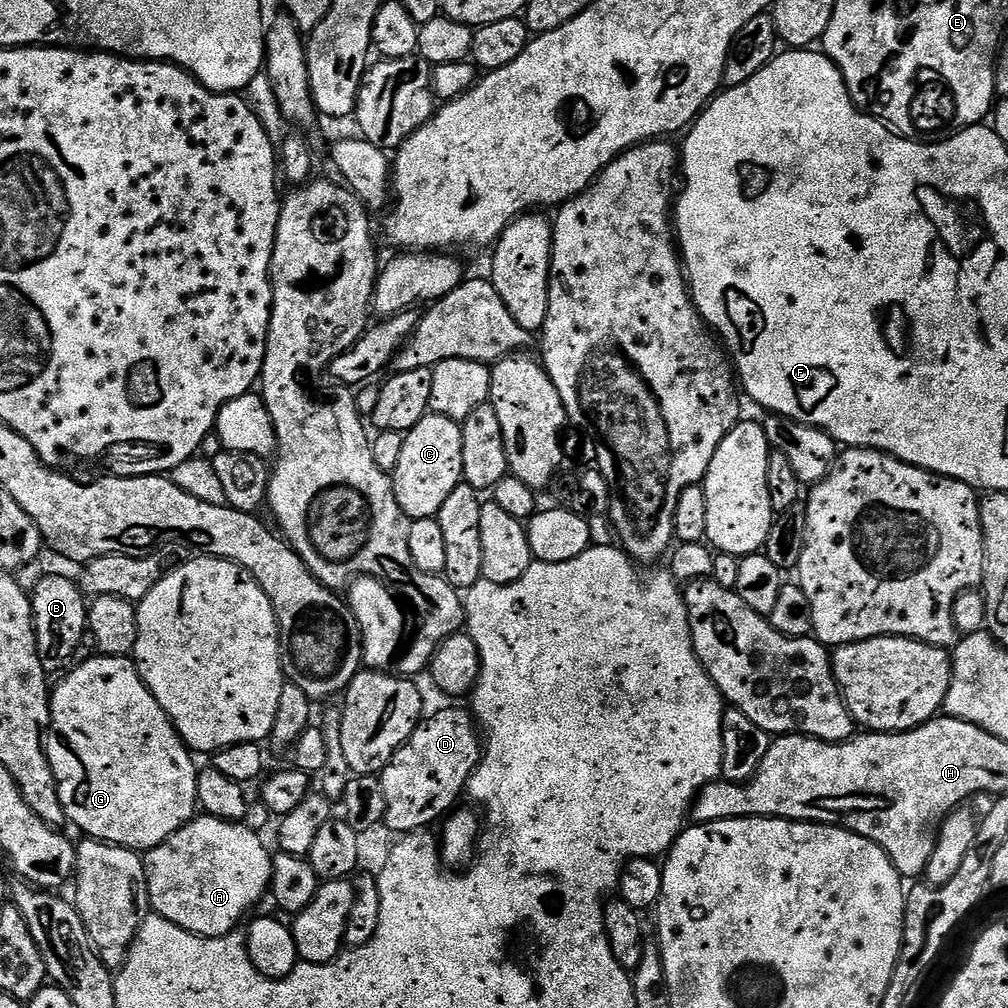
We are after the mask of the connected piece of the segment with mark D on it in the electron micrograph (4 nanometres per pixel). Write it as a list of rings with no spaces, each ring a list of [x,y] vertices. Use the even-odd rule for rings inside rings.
[[[444,708],[430,716],[421,719],[408,741],[379,773],[384,795],[382,824],[395,834],[419,832],[439,821],[440,812],[447,813],[453,807],[451,804],[467,789],[468,779],[480,765],[482,736],[471,711]]]

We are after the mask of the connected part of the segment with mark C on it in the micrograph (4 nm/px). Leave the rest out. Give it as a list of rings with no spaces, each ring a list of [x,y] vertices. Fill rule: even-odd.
[[[425,414],[406,433],[398,466],[390,475],[398,506],[407,514],[409,521],[435,518],[442,510],[442,502],[446,502],[454,486],[464,479],[461,425],[445,416]]]

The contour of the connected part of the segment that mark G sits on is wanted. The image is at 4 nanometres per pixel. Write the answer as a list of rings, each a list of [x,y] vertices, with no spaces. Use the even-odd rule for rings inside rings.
[[[93,654],[75,667],[57,688],[55,685],[51,689],[44,736],[44,753],[56,779],[67,823],[81,828],[85,837],[147,853],[197,815],[198,764],[192,761],[193,753],[176,733],[172,720],[158,706],[129,657]]]

